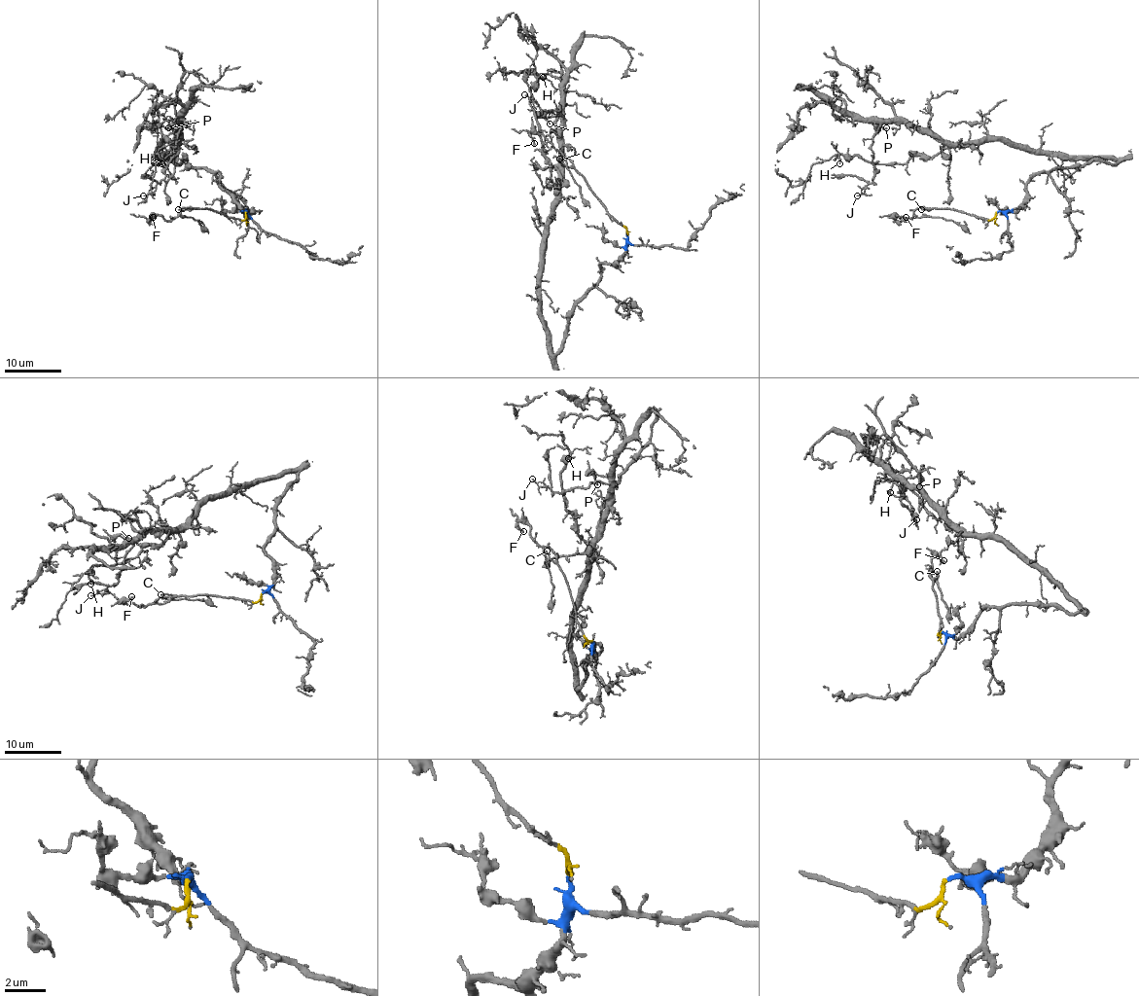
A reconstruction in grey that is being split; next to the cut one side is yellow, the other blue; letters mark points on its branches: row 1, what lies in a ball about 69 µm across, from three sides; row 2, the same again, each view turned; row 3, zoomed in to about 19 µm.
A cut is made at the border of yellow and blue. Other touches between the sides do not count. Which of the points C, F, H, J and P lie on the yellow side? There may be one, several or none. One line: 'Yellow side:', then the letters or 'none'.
Yellow side: C, F

